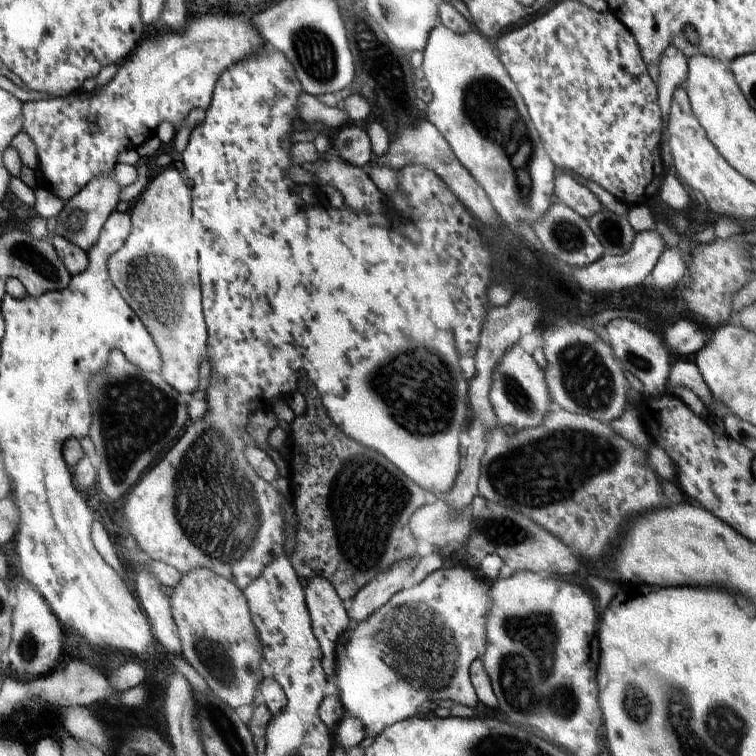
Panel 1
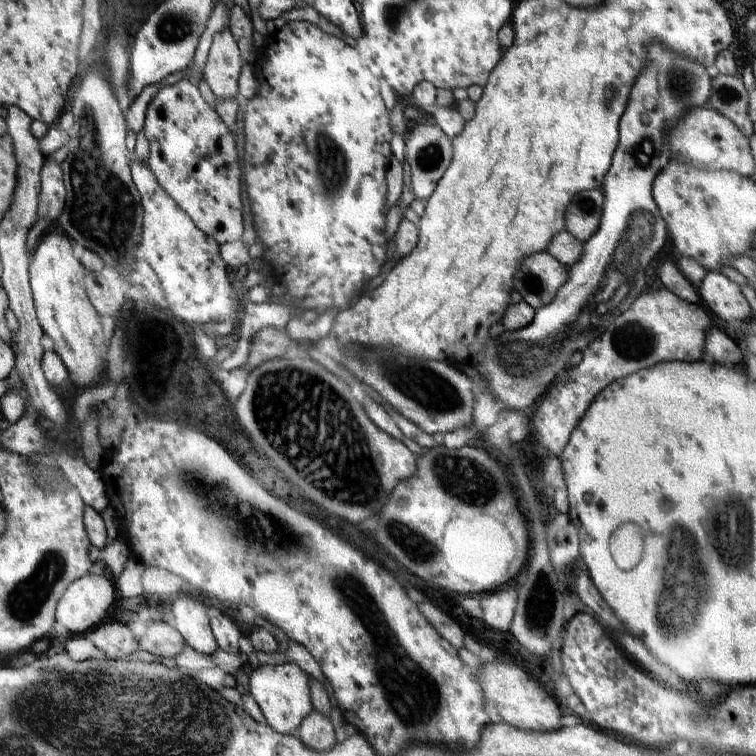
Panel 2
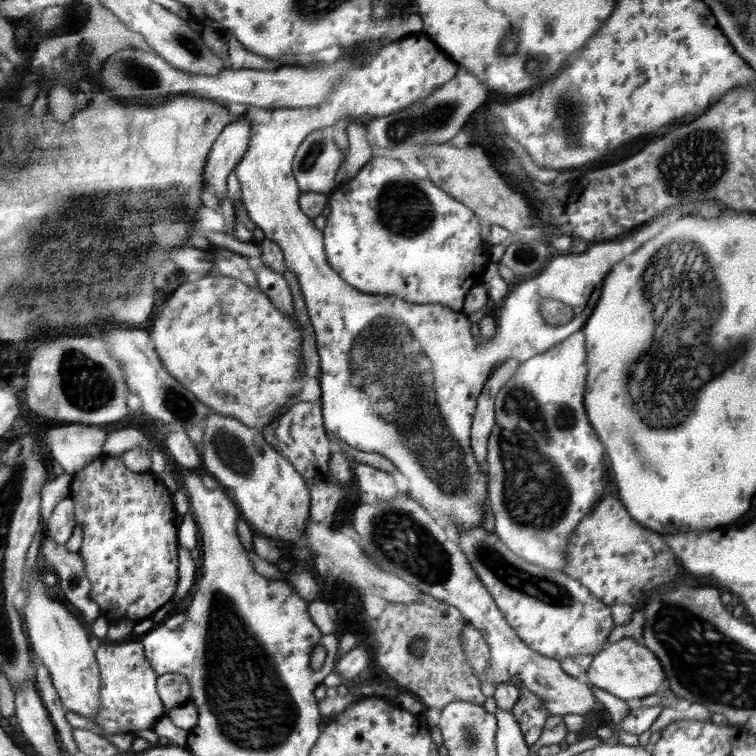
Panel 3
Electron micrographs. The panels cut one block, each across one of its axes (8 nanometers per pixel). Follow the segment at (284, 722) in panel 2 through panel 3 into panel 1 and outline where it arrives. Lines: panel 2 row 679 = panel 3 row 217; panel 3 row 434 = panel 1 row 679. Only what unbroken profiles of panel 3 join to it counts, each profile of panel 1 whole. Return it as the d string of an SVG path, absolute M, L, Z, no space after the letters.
M448 568L438 569L430 573L424 580L415 584L411 589L402 589L397 592L385 605L382 605L372 616L369 616L364 623L357 625L351 631L346 630L337 642L337 662L335 663L335 676L329 678L338 686L338 694L341 703L346 711L353 717L358 717L365 726L368 737L378 736L385 728L392 726L394 723L403 721L410 717L418 716L418 708L424 704L424 701L431 700L442 705L463 704L474 708L476 706L477 694L472 682L470 682L469 668L474 660L482 658L486 648L486 627L485 620L492 606L490 594L490 585L477 577L474 572L468 568Z

